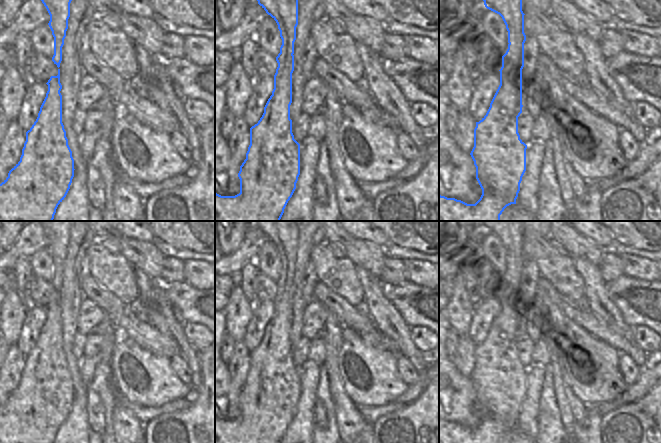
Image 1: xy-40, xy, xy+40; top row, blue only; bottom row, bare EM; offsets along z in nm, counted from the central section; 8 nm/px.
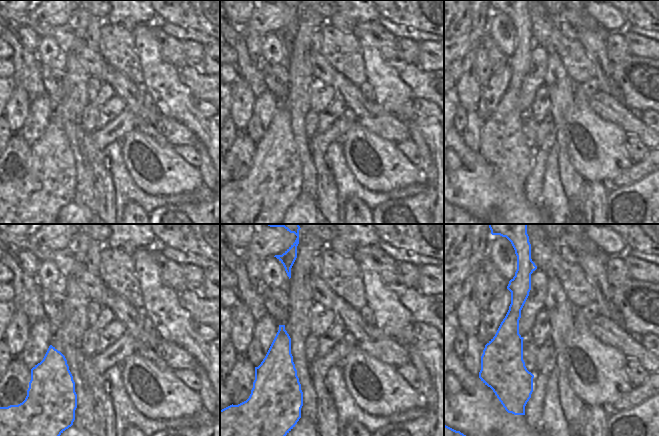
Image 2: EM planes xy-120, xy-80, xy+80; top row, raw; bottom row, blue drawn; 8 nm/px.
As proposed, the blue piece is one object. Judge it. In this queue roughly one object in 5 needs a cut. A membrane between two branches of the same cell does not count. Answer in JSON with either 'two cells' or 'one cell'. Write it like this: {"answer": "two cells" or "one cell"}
{"answer": "one cell"}

